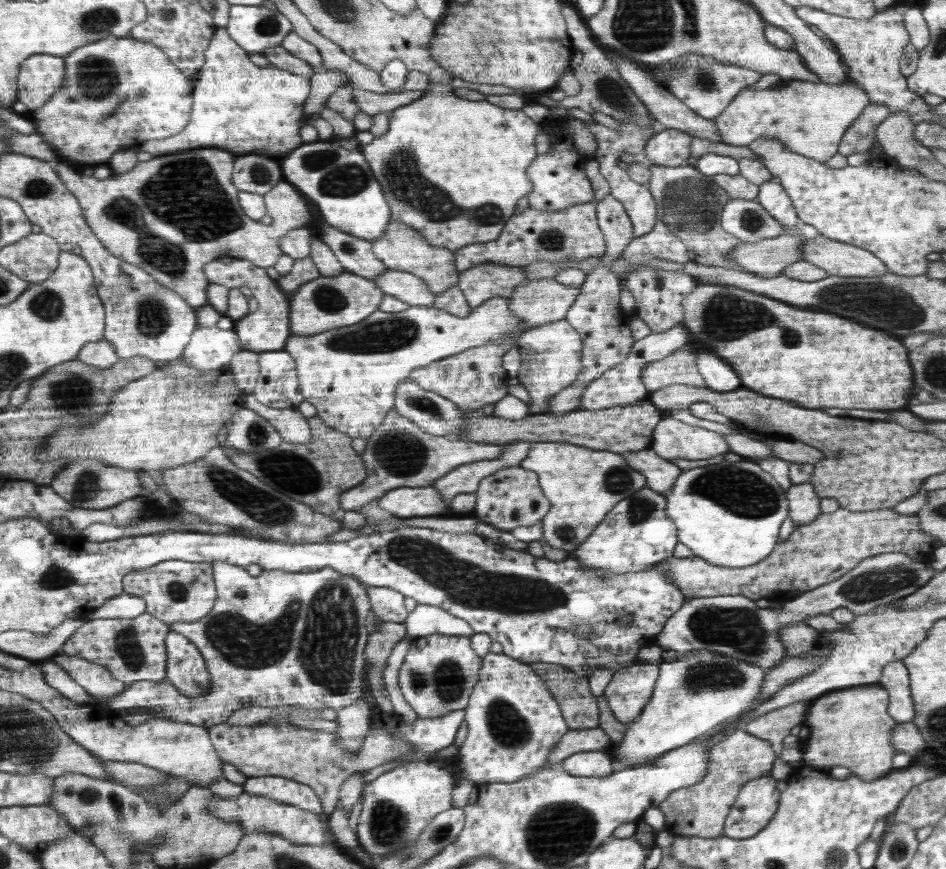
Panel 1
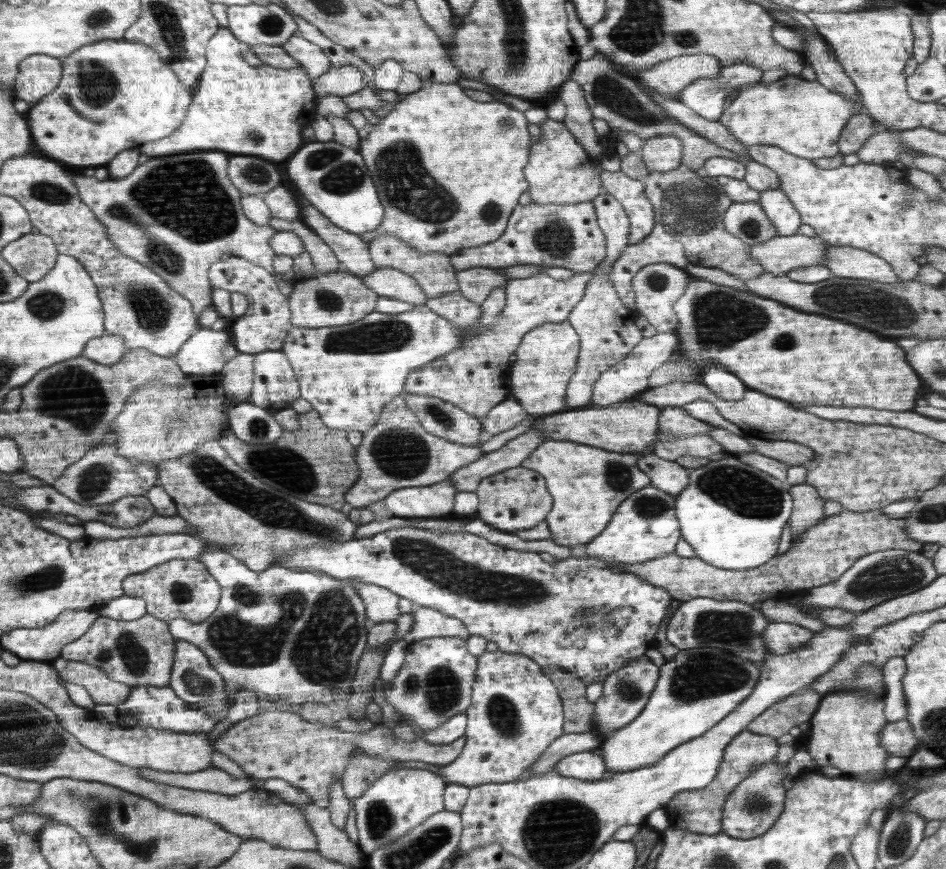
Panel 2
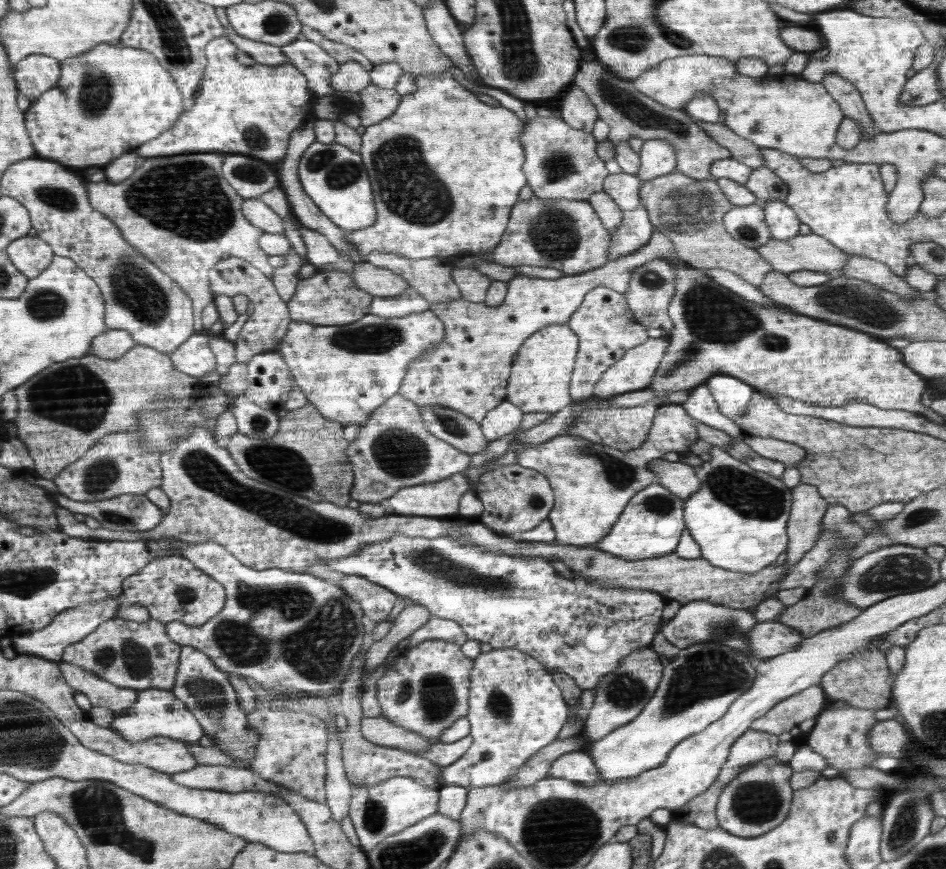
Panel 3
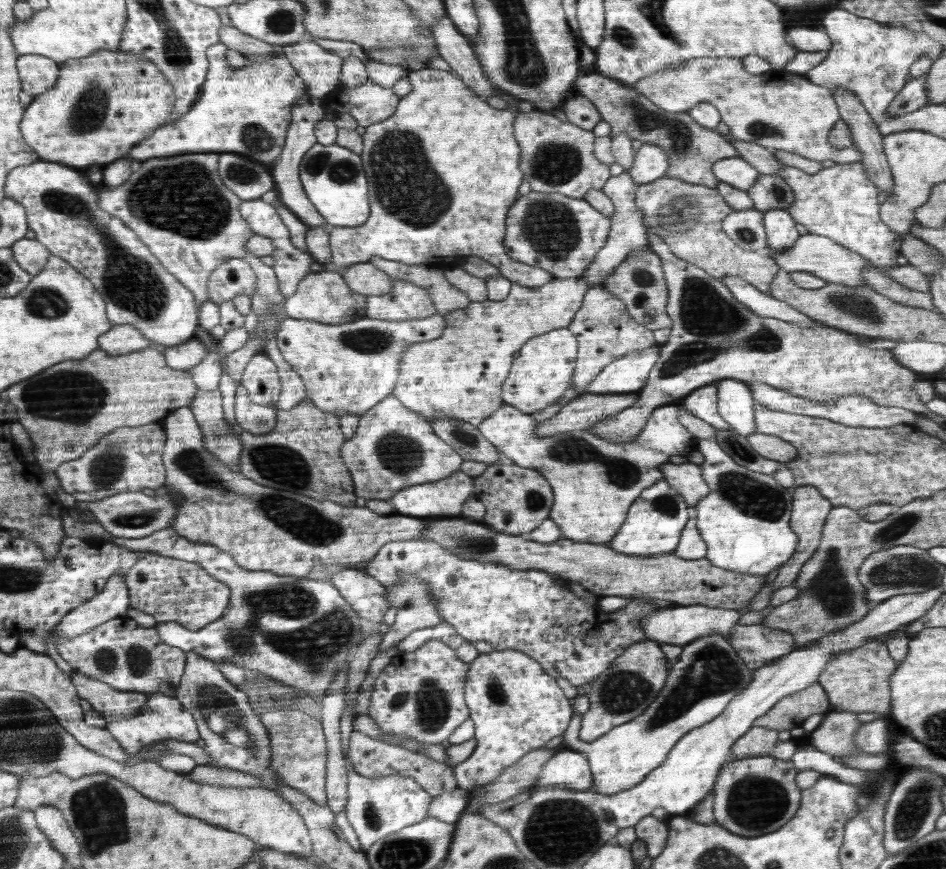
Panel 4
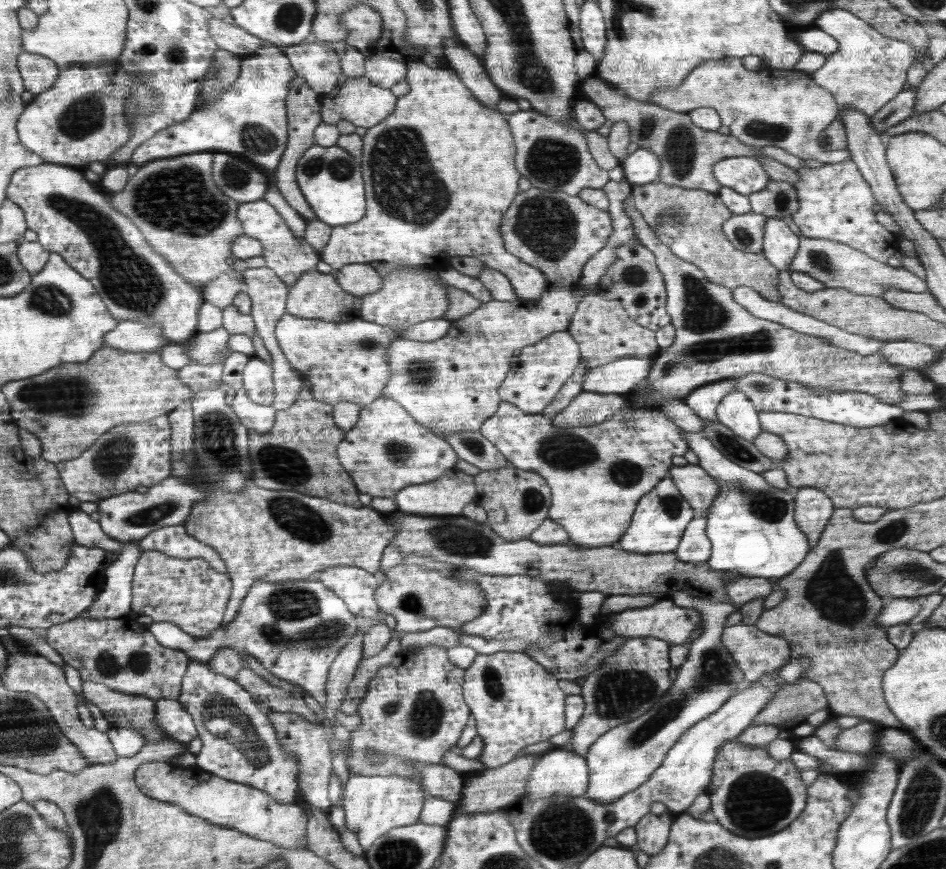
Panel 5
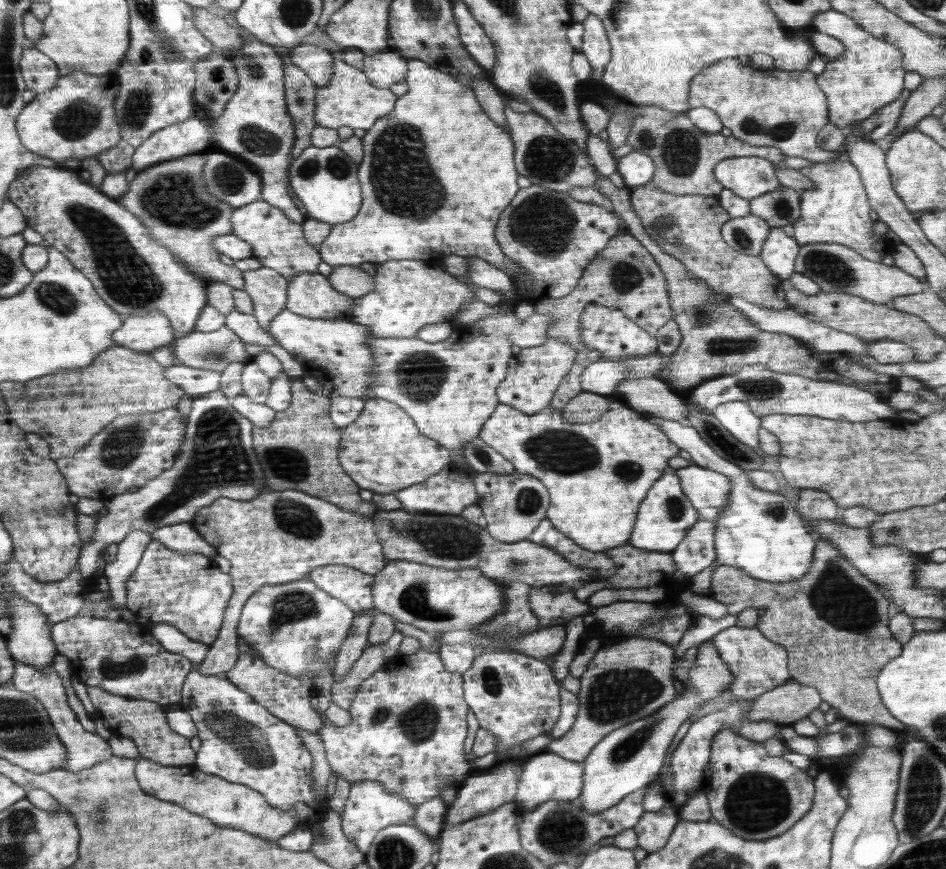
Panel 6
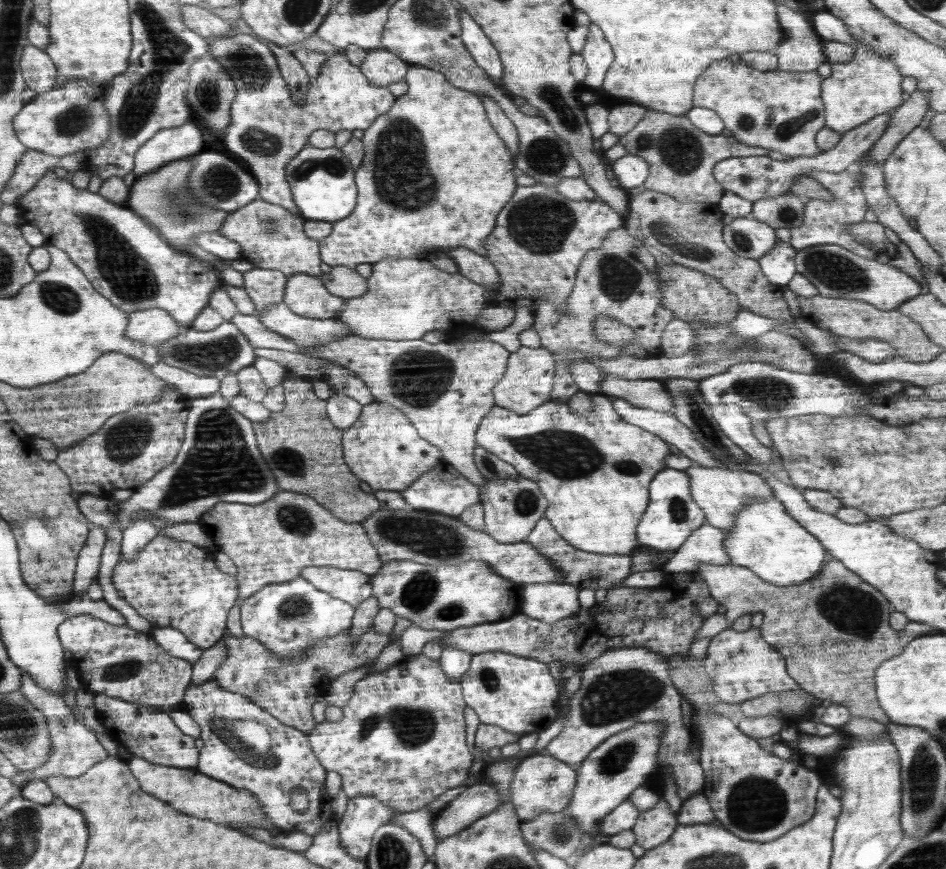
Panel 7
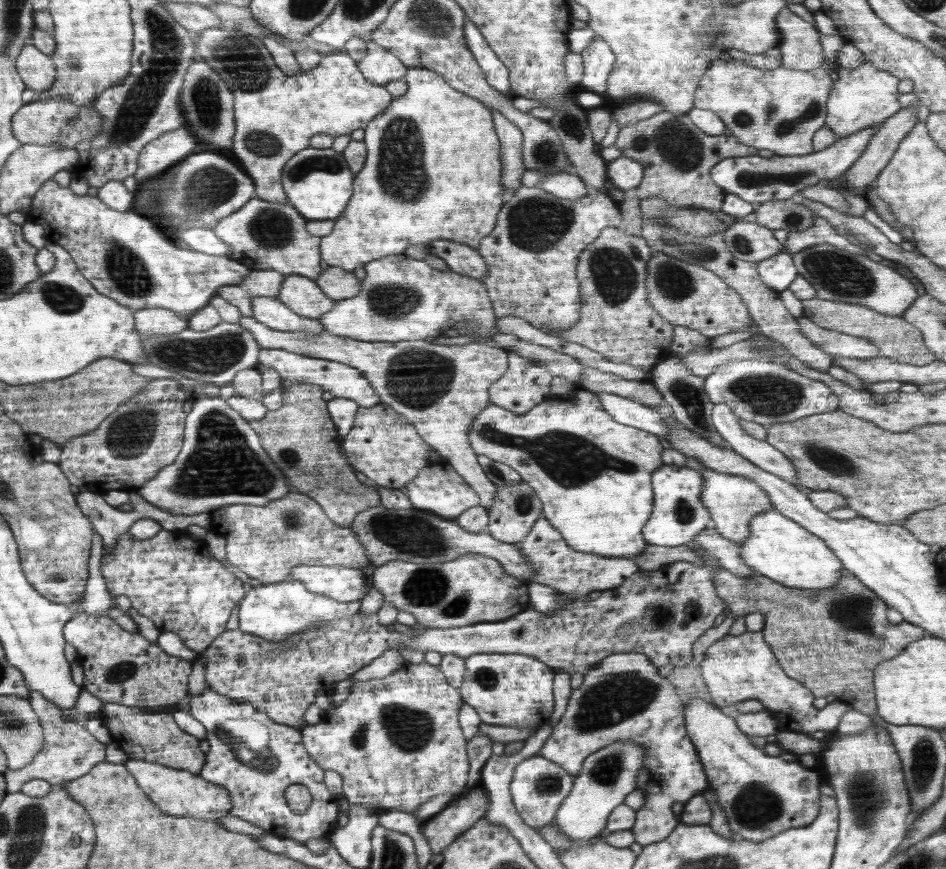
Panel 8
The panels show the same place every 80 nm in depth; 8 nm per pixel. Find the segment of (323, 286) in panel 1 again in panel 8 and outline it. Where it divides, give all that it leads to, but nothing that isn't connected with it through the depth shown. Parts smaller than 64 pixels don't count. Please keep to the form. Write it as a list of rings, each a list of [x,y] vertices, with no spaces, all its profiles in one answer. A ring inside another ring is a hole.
[[[288,275],[284,278],[278,298],[306,318],[316,319],[335,308],[336,299],[331,299],[312,278]]]

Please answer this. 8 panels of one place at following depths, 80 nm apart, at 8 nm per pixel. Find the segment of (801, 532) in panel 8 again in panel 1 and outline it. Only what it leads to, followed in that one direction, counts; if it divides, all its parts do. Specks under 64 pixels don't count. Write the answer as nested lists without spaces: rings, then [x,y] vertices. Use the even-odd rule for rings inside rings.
[[[750,459],[737,462],[710,461],[708,466],[681,471],[678,482],[664,492],[667,505],[665,514],[674,521],[678,542],[685,544],[694,554],[716,566],[742,568],[765,559],[777,545],[778,531],[789,516],[786,491],[776,483],[769,472]]]

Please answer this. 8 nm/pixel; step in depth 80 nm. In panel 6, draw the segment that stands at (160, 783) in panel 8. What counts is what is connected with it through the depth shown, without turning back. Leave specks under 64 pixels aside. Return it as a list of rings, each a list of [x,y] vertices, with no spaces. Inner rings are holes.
[[[139,758],[136,777],[146,794],[185,807],[192,814],[208,818],[218,826],[236,828],[268,840],[280,840],[296,830],[294,812],[280,812],[255,790],[243,784],[231,783],[222,777],[205,773],[196,766],[164,766]]]

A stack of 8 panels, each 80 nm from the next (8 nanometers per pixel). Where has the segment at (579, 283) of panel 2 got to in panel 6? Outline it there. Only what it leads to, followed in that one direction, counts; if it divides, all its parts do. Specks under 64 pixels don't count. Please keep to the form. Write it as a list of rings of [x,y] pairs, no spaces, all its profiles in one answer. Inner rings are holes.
[[[500,309],[497,313],[485,316],[482,320],[466,325],[464,333],[446,341],[426,343],[420,338],[374,338],[366,341],[366,346],[373,350],[375,368],[373,373],[373,398],[394,402],[415,422],[418,430],[451,452],[451,460],[455,464],[462,460],[469,464],[462,452],[462,445],[479,436],[484,423],[495,411],[499,400],[496,396],[498,385],[505,379],[510,359],[513,357],[512,347],[520,349],[541,346],[546,341],[546,333],[553,324],[553,318],[546,313],[534,312],[529,318],[521,321],[513,311]]]

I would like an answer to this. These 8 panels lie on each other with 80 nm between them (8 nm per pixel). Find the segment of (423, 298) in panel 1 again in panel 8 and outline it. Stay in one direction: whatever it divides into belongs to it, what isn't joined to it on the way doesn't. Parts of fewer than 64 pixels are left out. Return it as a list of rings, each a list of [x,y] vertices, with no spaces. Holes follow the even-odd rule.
[[[338,267],[328,268],[315,281],[331,299],[338,301],[357,297],[362,289],[361,281],[353,272]]]

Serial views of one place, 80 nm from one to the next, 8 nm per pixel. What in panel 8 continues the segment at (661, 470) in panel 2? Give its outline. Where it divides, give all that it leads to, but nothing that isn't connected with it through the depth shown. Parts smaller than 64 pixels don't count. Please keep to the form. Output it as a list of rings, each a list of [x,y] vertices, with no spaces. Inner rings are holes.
[[[699,468],[699,470],[704,477],[704,485],[700,493],[701,503],[710,513],[710,518],[713,520],[712,527],[725,539],[741,545],[750,534],[749,522],[751,518],[772,507],[766,491],[748,478],[740,478],[740,476],[732,476],[732,474],[708,468]]]

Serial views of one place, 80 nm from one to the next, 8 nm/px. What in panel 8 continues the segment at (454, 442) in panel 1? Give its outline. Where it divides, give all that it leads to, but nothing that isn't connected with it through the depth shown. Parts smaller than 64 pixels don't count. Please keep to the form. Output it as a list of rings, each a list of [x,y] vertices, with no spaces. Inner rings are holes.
[[[382,402],[370,408],[359,407],[353,427],[345,436],[344,446],[349,462],[364,477],[368,477],[370,484],[392,489],[404,489],[418,477],[418,473],[431,464],[429,454],[433,450],[403,414],[398,414]]]

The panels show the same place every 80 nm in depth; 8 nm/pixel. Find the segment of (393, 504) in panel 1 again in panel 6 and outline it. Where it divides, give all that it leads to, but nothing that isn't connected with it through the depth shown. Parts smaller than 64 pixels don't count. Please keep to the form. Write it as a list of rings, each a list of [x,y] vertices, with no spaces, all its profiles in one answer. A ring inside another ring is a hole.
[[[452,462],[438,474],[432,474],[432,477],[426,479],[424,483],[408,486],[393,493],[393,495],[401,502],[403,508],[409,512],[426,511],[428,513],[460,515],[467,506],[476,504],[478,500],[473,478],[470,472]]]

